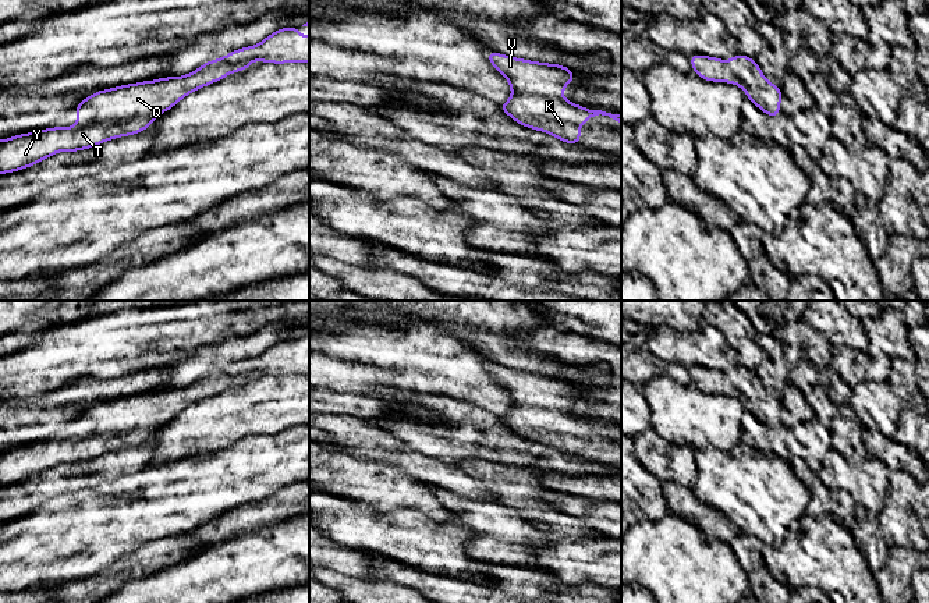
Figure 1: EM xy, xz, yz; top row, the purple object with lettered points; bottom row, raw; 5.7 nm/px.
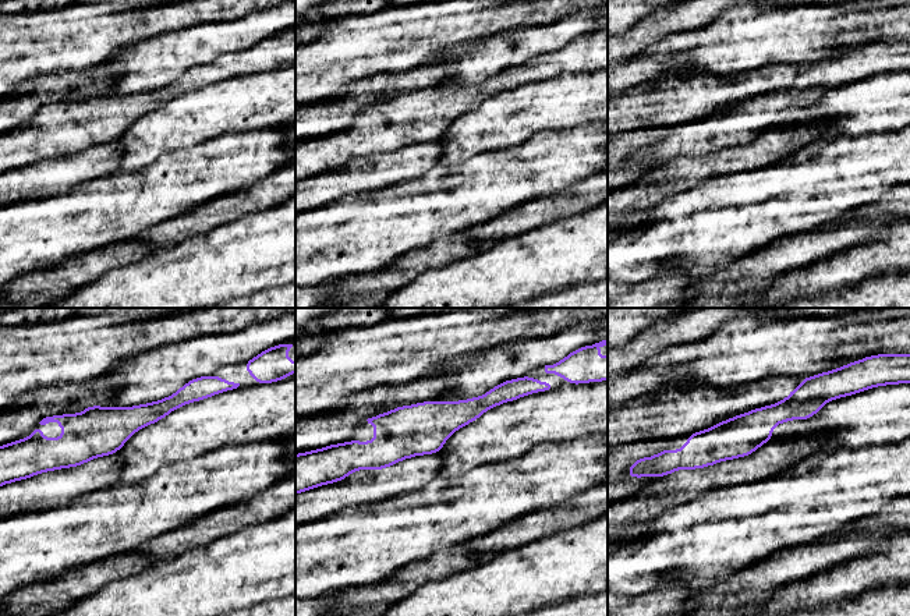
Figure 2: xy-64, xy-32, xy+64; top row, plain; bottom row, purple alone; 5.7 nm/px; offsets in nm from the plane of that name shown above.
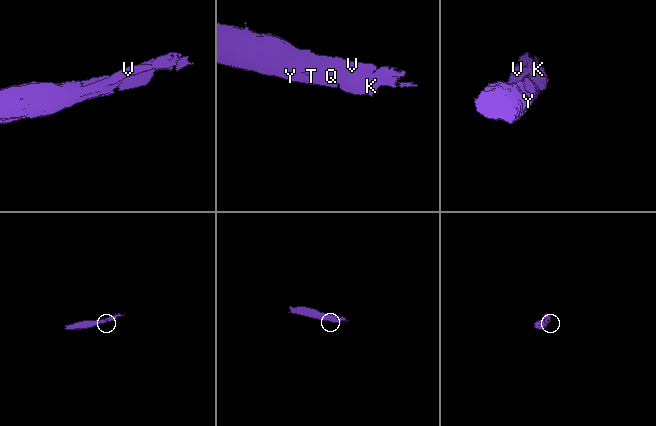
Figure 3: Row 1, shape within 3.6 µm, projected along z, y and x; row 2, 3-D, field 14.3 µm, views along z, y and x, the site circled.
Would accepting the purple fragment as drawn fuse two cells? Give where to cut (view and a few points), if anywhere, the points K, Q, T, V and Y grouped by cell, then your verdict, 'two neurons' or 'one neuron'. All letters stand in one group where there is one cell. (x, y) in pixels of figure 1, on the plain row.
no cut; K Q T V Y; one neuron

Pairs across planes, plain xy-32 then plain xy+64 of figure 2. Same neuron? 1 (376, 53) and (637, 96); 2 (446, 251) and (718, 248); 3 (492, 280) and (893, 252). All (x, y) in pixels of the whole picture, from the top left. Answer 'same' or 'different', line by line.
1: different
2: different
3: same

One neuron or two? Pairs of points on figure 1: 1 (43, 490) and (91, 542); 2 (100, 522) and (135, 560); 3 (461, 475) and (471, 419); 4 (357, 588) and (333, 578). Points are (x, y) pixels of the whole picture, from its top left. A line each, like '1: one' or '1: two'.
1: two
2: two
3: two
4: one

